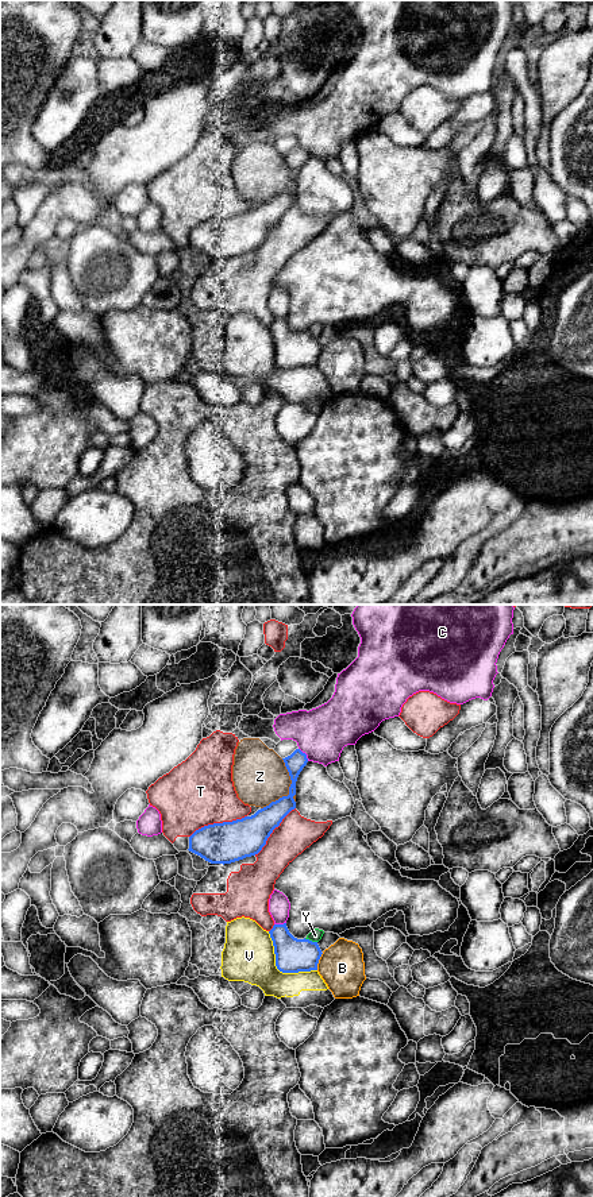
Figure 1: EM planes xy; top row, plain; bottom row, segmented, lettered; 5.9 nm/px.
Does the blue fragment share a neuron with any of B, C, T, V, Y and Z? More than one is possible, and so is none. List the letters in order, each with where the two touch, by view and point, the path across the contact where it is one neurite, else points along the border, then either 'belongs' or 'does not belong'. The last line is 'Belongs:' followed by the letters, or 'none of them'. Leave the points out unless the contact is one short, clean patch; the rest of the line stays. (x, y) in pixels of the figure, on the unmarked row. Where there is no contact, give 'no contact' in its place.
B: xy (318, 356) | does not belong
C: xy (305, 150) | does not belong
T: xy (218, 219) | does not belong
V: xy (278, 365) | does not belong
Y: xy (311, 336) | along xy (304, 333), (316, 338) | does not belong
Z: xy (289, 185) | along xy (282, 154), (291, 176), (289, 188), (261, 204) | does not belong
Belongs: none of them

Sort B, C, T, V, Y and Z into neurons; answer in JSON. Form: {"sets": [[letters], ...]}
{"sets": [["B"], ["C"], ["T"], ["V"], ["Y"], ["Z"]]}

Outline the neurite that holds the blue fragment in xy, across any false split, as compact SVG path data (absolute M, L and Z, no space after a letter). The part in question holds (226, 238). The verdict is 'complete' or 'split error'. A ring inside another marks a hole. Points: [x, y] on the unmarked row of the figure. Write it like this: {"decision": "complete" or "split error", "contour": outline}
{"decision": "complete", "contour": "M300 144L282 155L292 175L288 192L272 197L251 212L213 219L196 225L189 232L188 246L211 259L223 260L258 250L273 225L296 204L293 194L296 177L308 158L307 150Z"}

